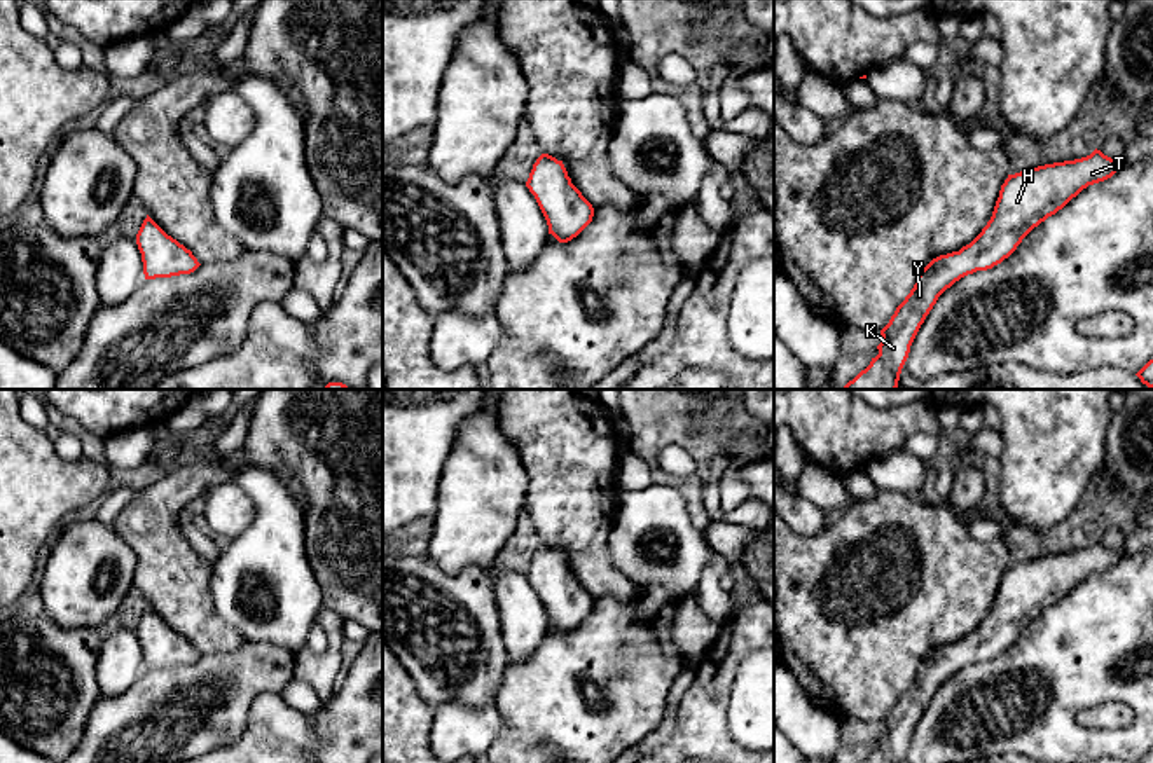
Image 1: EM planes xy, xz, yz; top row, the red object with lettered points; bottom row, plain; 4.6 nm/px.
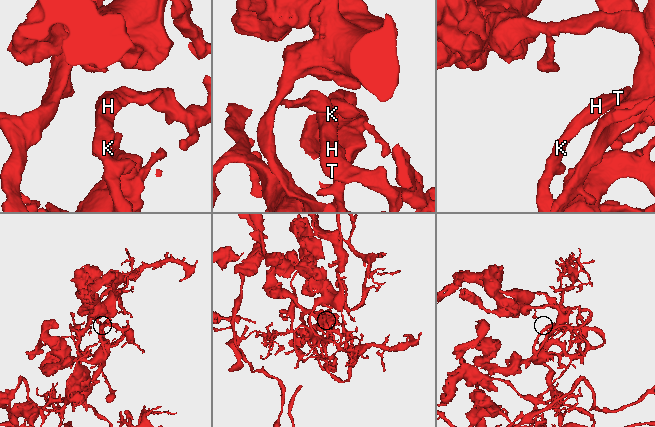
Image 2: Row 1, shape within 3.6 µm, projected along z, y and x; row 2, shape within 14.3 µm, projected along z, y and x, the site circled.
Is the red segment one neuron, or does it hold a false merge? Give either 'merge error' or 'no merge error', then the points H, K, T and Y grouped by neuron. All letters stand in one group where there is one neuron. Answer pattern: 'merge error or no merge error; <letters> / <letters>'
no merge error; H K T Y

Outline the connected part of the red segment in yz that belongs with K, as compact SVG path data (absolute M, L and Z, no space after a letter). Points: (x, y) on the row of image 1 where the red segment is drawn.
M1094 150L1090 155L1045 164L1008 175L1001 185L994 211L982 232L959 251L940 255L933 258L917 276L917 281L905 300L896 307L889 323L880 330L879 354L872 358L870 365L861 370L853 381L840 389L896 389L901 368L908 358L910 346L924 323L926 316L936 304L938 297L961 278L977 271L987 271L1008 258L1022 239L1048 217L1062 210L1073 197L1076 197L1088 185L1111 178L1120 162Z

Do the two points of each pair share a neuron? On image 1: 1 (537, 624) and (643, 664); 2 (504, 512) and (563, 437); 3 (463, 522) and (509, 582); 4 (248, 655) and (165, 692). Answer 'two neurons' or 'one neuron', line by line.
1: two neurons
2: two neurons
3: two neurons
4: one neuron

